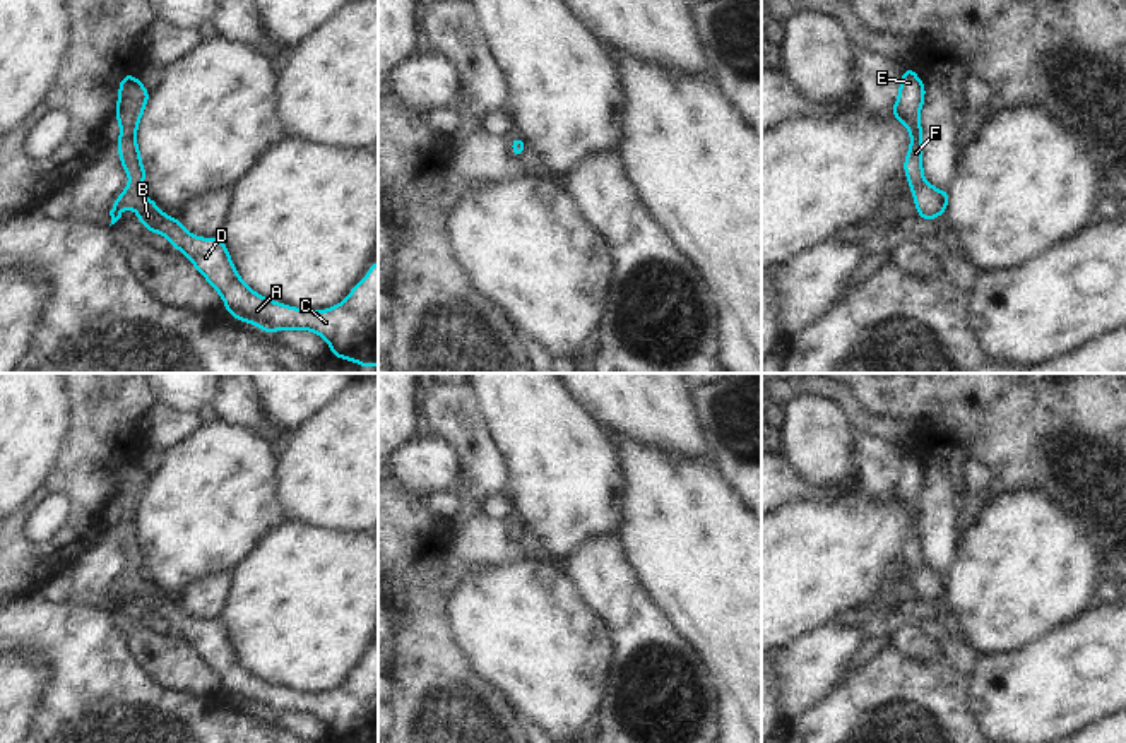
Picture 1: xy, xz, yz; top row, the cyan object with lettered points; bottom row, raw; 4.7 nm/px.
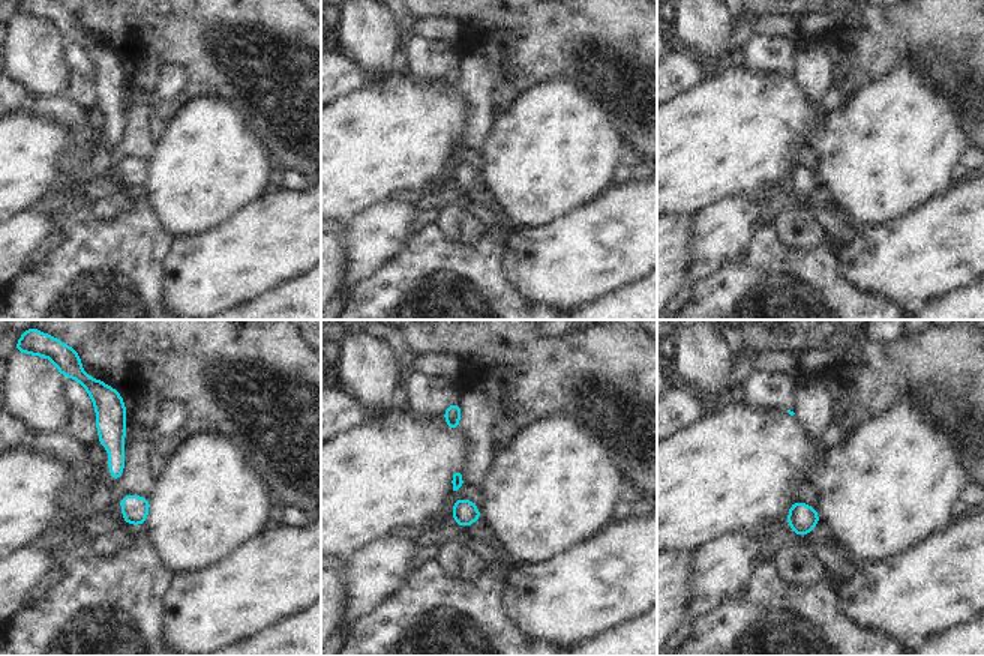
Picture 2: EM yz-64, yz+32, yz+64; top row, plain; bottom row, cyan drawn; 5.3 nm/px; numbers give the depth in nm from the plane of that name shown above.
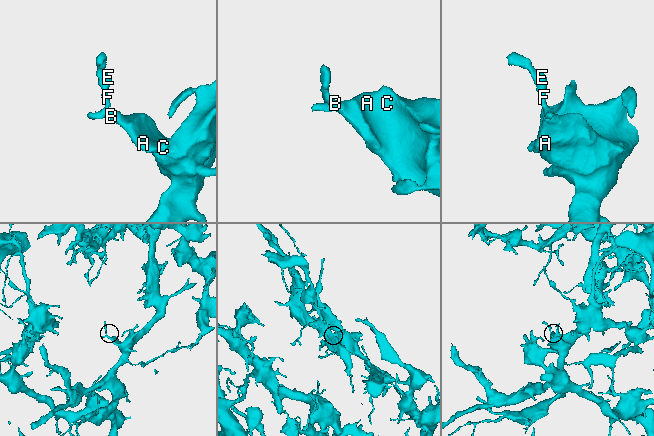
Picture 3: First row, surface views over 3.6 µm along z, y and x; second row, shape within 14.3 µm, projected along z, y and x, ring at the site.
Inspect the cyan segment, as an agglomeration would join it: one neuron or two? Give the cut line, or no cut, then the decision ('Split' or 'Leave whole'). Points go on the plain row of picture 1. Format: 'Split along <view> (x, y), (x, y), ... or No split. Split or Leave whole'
No split. Leave whole.

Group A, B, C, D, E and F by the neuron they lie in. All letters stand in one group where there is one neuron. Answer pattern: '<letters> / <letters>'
A B C D E F

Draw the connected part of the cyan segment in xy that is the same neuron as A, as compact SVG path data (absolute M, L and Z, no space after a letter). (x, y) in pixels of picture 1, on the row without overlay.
M123 459L115 498L120 505L116 531L130 567L110 594L111 608L121 601L123 591L133 592L147 615L166 620L171 632L187 639L221 678L226 697L234 702L255 707L267 717L286 712L311 714L329 726L335 741L378 743L378 644L337 690L322 695L287 690L260 680L241 664L221 621L199 621L188 616L180 603L166 599L151 580L140 577L147 558L137 531L137 510L149 481L145 469L137 461Z

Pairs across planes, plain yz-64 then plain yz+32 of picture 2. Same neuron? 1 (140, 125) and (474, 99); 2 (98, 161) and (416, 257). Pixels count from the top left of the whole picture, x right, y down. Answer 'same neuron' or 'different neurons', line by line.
1: same neuron
2: same neuron

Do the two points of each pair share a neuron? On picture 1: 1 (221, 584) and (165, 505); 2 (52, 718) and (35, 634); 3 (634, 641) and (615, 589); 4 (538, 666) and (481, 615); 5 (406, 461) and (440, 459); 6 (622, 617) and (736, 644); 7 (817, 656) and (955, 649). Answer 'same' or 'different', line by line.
1: different
2: same
3: same
4: same
5: same
6: different
7: different

